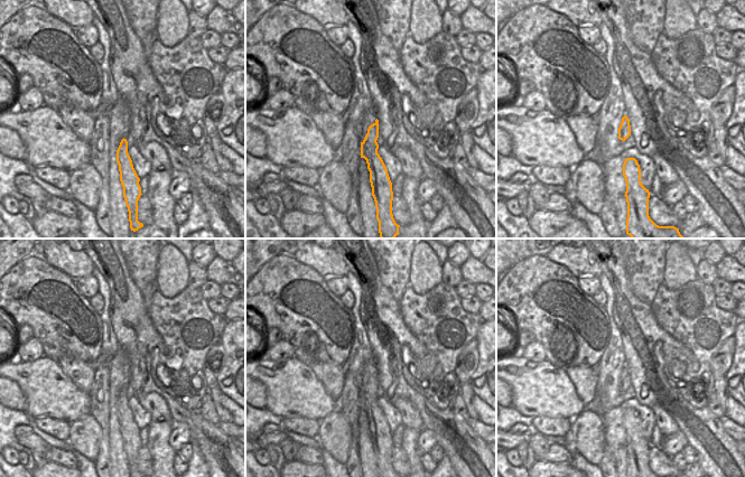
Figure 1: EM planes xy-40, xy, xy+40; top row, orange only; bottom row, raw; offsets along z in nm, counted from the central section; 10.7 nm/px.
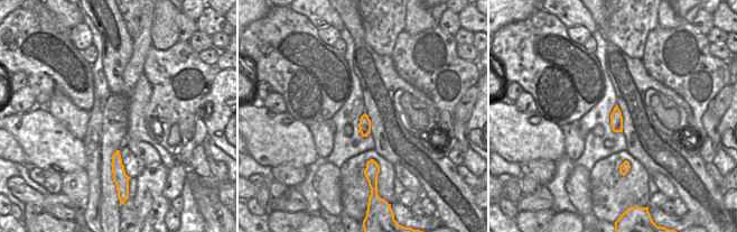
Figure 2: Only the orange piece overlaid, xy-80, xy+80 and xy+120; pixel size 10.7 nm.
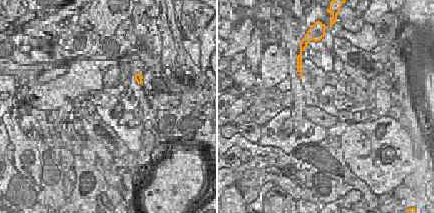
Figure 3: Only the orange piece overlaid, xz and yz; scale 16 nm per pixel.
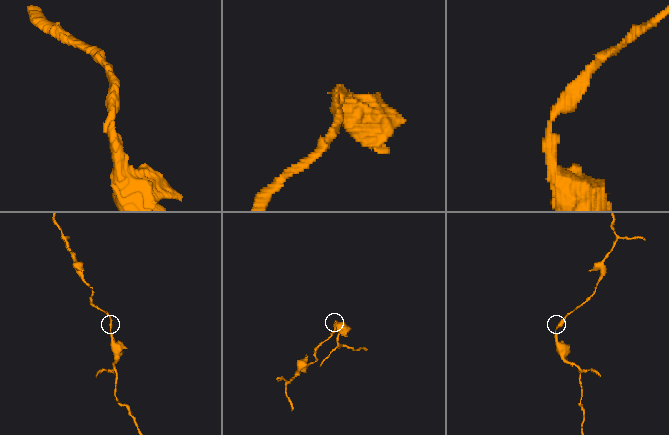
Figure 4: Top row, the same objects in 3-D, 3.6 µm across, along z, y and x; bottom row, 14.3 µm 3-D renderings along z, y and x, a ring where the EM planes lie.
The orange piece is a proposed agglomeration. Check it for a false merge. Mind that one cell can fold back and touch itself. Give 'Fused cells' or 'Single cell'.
Single cell

